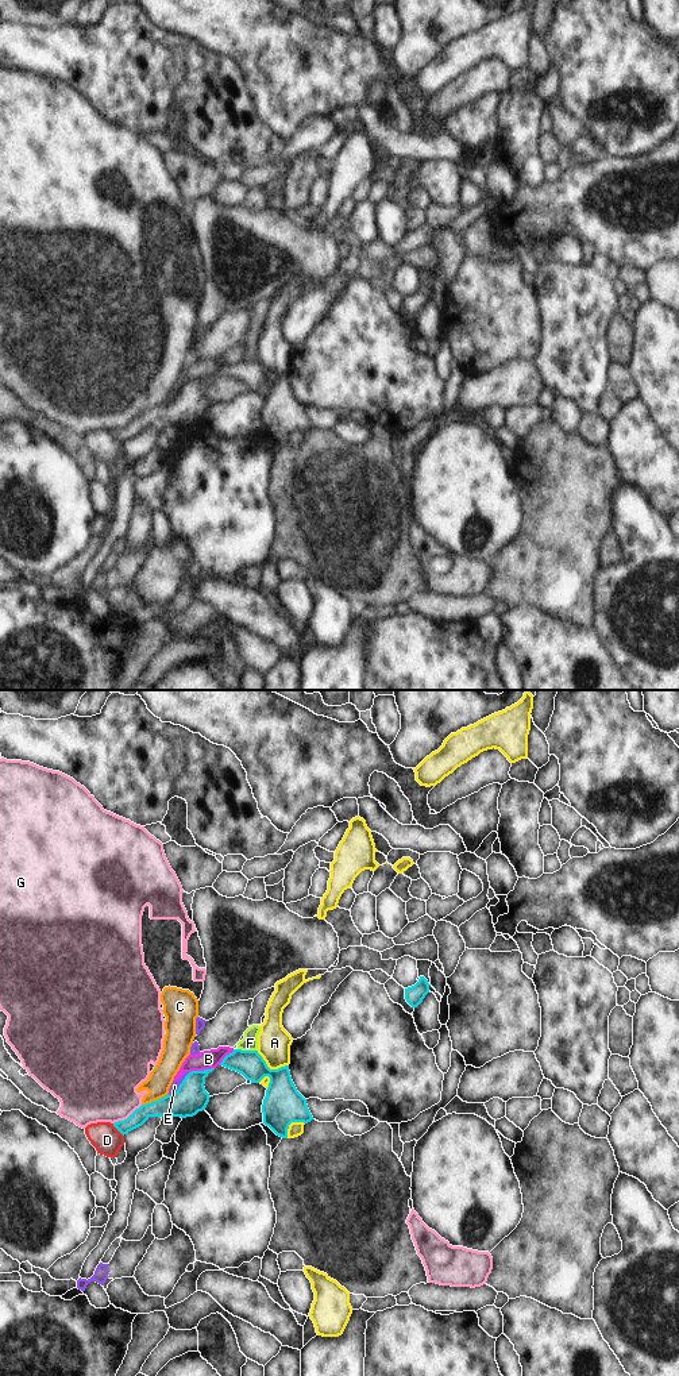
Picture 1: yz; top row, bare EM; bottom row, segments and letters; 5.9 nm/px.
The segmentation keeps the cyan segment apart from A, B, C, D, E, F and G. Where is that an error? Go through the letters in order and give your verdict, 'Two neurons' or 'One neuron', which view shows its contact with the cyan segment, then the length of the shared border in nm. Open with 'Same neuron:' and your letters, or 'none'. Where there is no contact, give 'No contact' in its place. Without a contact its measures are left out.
Same neuron: none
A: Two neurons. Touches cyan in yz. Shared border 220 nm
B: Two neurons. Touches cyan in yz. Shared border 160 nm
C: Two neurons. Touches cyan in yz. Shared border 170 nm
D: Two neurons. Touches cyan in yz. Shared border 100 nm
E: Two neurons. Touches cyan in yz. Shared border 190 nm
F: Two neurons. Touches cyan in yz. Shared border 110 nm
G: Two neurons. Touches cyan in yz. Shared border 220 nm.

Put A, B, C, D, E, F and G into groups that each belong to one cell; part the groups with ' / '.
A / B / C G / D / E / F

